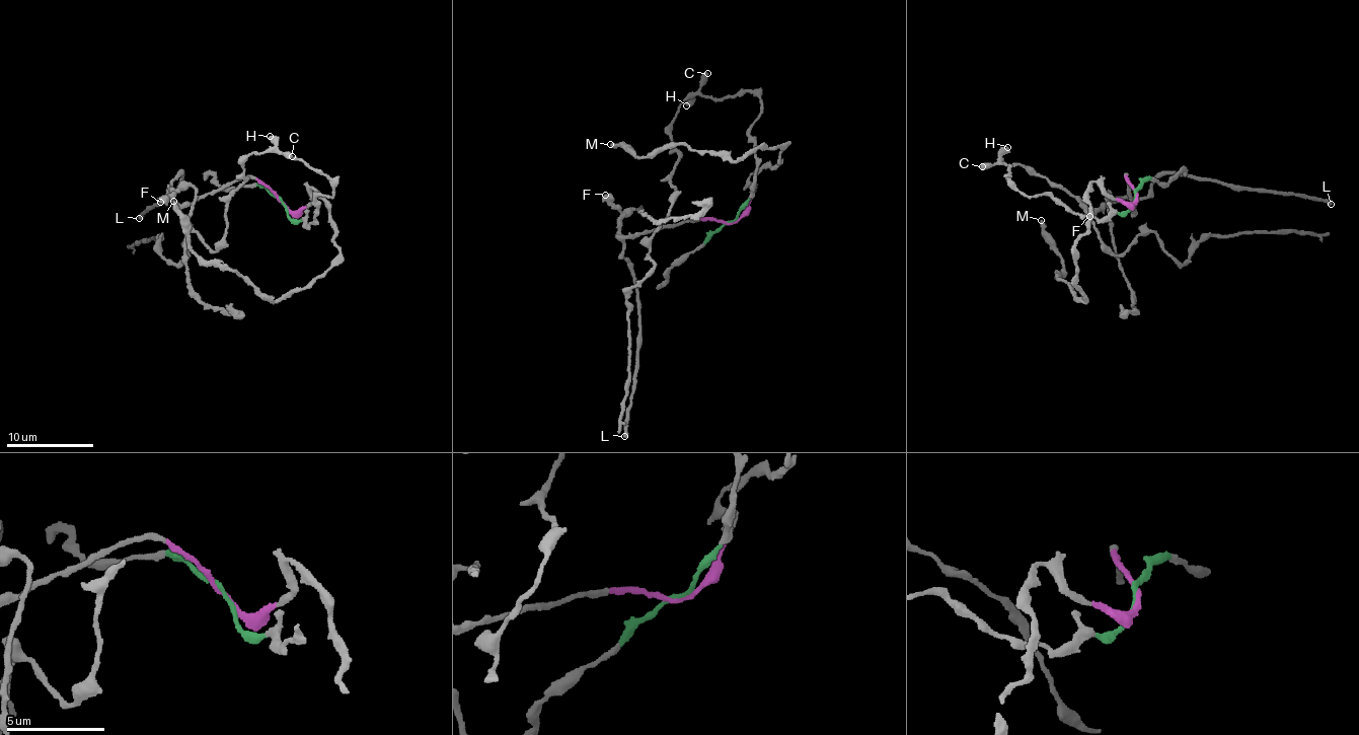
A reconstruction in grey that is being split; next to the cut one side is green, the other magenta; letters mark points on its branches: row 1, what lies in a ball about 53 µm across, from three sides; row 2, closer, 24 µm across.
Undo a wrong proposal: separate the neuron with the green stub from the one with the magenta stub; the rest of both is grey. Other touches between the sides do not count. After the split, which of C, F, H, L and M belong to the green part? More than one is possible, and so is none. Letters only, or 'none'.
C, H

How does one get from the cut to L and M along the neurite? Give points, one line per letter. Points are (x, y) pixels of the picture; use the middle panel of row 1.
L: (731, 221), (683, 221), (624, 239), (622, 253), (633, 278), (639, 331), (634, 390), (623, 437)
M: (731, 221), (749, 201), (748, 177), (777, 166), (786, 148), (724, 160), (671, 145), (639, 158), (610, 143)

